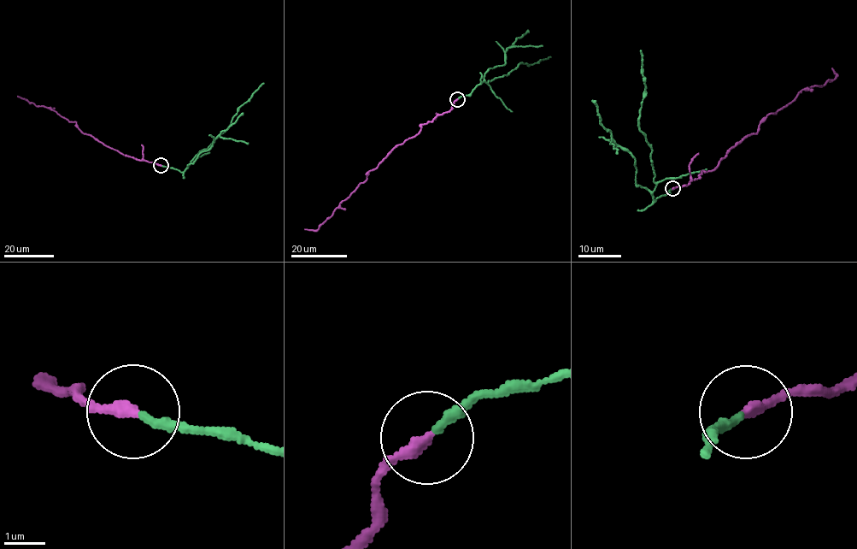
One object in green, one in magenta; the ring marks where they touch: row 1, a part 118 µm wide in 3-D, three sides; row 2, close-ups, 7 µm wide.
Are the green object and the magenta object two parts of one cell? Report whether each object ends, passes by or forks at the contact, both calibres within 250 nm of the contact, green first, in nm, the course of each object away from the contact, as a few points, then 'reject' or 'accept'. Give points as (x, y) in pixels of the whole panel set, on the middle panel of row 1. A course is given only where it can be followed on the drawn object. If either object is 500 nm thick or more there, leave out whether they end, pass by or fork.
green ends there; magenta ends there; 220 nm thick on the green side, 280 nm on the other; green runs (457, 98), (468, 95), (481, 82), (487, 83), (507, 75), (519, 63), (537, 63), (551, 57); magenta runs (457, 99), (449, 111), (423, 124), (418, 133), (398, 144), (319, 228), (304, 229); accept

